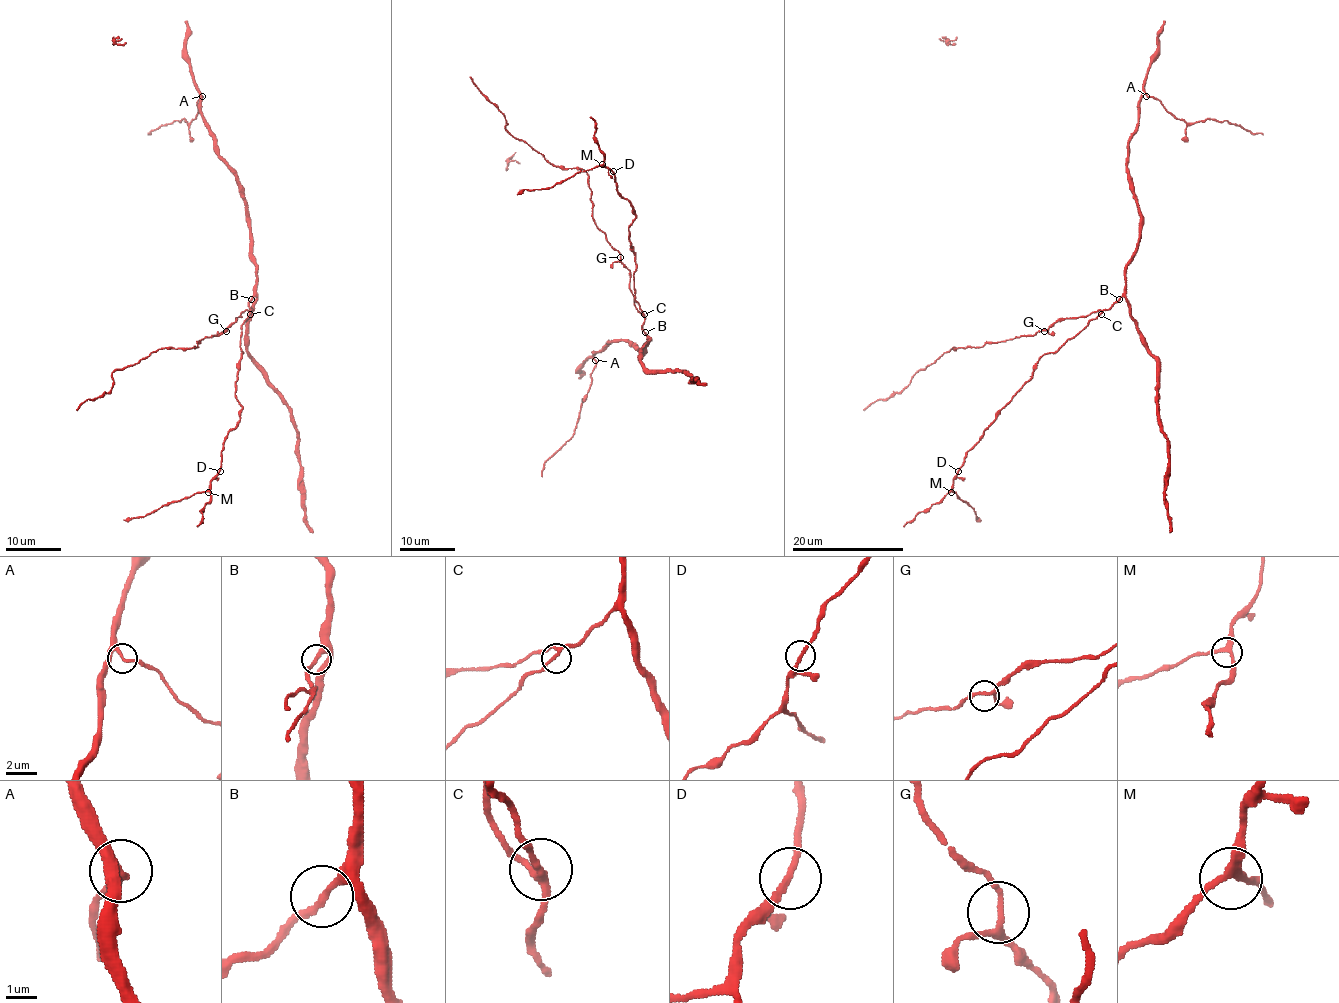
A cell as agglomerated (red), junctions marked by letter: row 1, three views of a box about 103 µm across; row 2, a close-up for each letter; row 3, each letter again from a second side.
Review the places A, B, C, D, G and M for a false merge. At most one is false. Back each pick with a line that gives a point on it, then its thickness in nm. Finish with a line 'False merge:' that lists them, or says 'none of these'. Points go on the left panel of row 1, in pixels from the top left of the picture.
False merge: none of these

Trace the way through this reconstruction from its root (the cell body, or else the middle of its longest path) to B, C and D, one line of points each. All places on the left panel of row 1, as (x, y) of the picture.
B: (253, 261), (256, 295), (251, 299)
C: (253, 261), (256, 295), (249, 302), (250, 314)
D: (253, 261), (256, 295), (242, 325), (235, 383), (240, 421), (224, 442), (220, 471)

